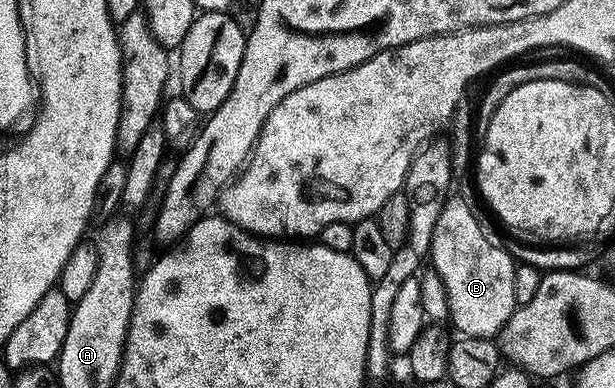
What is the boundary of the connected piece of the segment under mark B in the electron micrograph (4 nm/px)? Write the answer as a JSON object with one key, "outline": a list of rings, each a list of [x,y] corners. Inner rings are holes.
{"outline":[[[446,200],[439,215],[439,223],[435,223],[432,261],[432,272],[437,273],[439,279],[443,279],[443,287],[447,287],[449,318],[451,325],[458,329],[456,332],[466,337],[496,338],[518,306],[515,299],[515,258],[485,234],[484,227],[477,222],[477,217],[467,202]]]}

